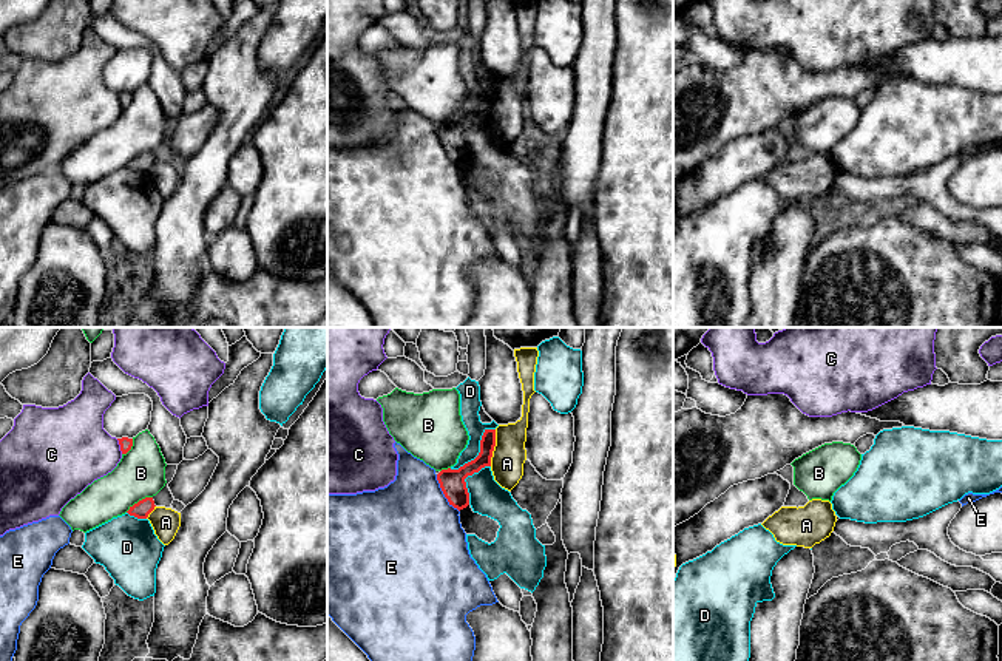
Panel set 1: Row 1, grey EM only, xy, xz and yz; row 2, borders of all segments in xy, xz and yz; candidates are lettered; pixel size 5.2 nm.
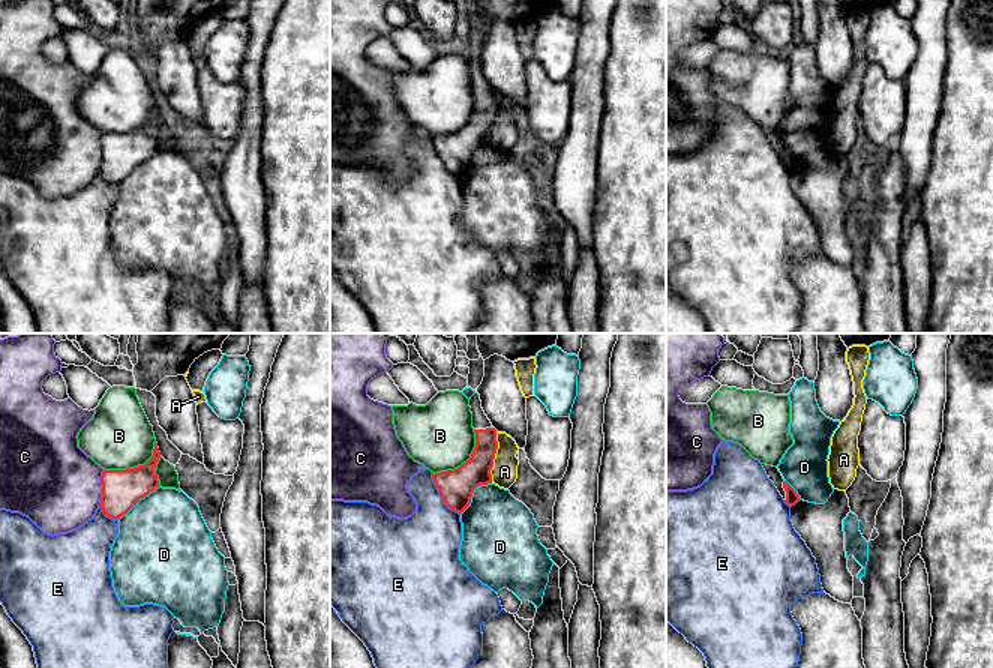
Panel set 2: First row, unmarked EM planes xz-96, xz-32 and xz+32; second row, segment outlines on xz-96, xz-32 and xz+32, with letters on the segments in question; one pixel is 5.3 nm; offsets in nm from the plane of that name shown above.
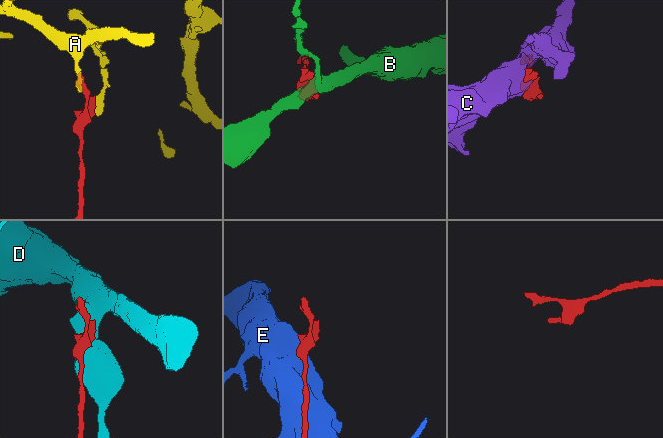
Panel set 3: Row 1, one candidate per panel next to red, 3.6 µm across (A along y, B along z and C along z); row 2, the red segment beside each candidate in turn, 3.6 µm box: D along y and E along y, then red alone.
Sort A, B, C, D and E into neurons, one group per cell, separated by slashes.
A / B / C / D / E

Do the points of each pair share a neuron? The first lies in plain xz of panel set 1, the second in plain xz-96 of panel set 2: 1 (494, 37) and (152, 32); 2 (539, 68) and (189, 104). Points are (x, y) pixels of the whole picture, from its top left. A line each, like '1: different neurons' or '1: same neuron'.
1: different neurons
2: different neurons

